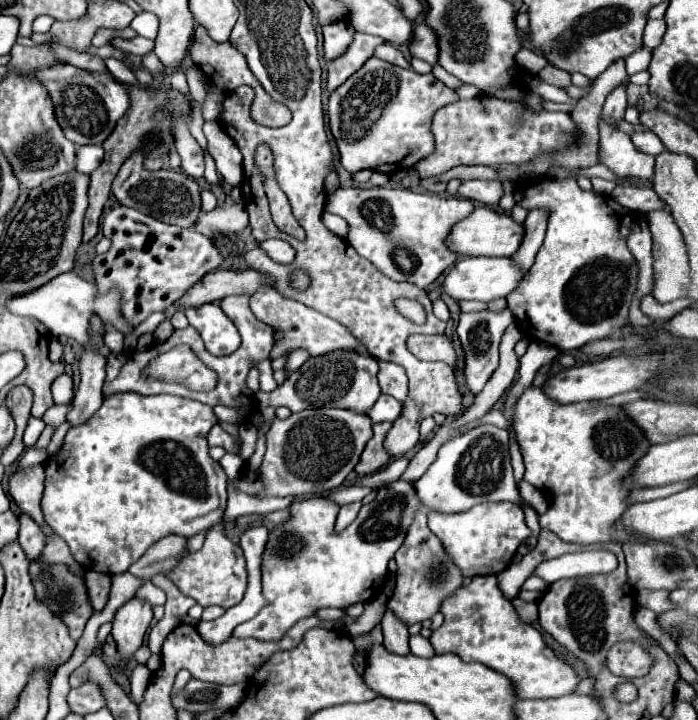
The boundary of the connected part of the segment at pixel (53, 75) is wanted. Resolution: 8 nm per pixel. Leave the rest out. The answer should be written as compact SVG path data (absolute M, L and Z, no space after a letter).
M58 65L40 71L40 79L54 101L56 117L64 135L76 145L100 145L128 109L128 91L108 75L90 73L72 65Z

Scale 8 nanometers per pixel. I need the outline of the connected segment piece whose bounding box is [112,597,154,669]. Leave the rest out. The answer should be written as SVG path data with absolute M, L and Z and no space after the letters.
M138 597L126 601L114 615L112 621L112 637L118 645L122 663L120 669L126 661L132 659L132 653L142 645L144 633L152 621L152 603L150 601L140 601Z

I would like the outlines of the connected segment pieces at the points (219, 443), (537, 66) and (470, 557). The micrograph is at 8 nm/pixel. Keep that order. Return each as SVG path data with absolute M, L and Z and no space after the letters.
M214 425L208 433L208 445L210 447L224 447L228 453L238 455L240 453L240 441L236 441L236 437L232 437L230 433L222 431L218 425Z
M522 47L518 53L516 53L516 63L530 71L530 73L538 73L542 67L546 67L546 59L534 51L530 51L528 47Z
M484 503L474 505L470 511L444 515L428 513L428 529L440 537L452 563L460 567L462 577L476 575L498 575L504 571L518 549L518 545L530 535L524 521L524 511L514 503Z

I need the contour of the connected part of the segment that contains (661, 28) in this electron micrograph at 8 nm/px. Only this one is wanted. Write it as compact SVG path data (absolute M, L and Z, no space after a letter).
M650 19L646 25L646 33L644 33L644 47L656 49L660 45L664 33L666 33L664 19Z

